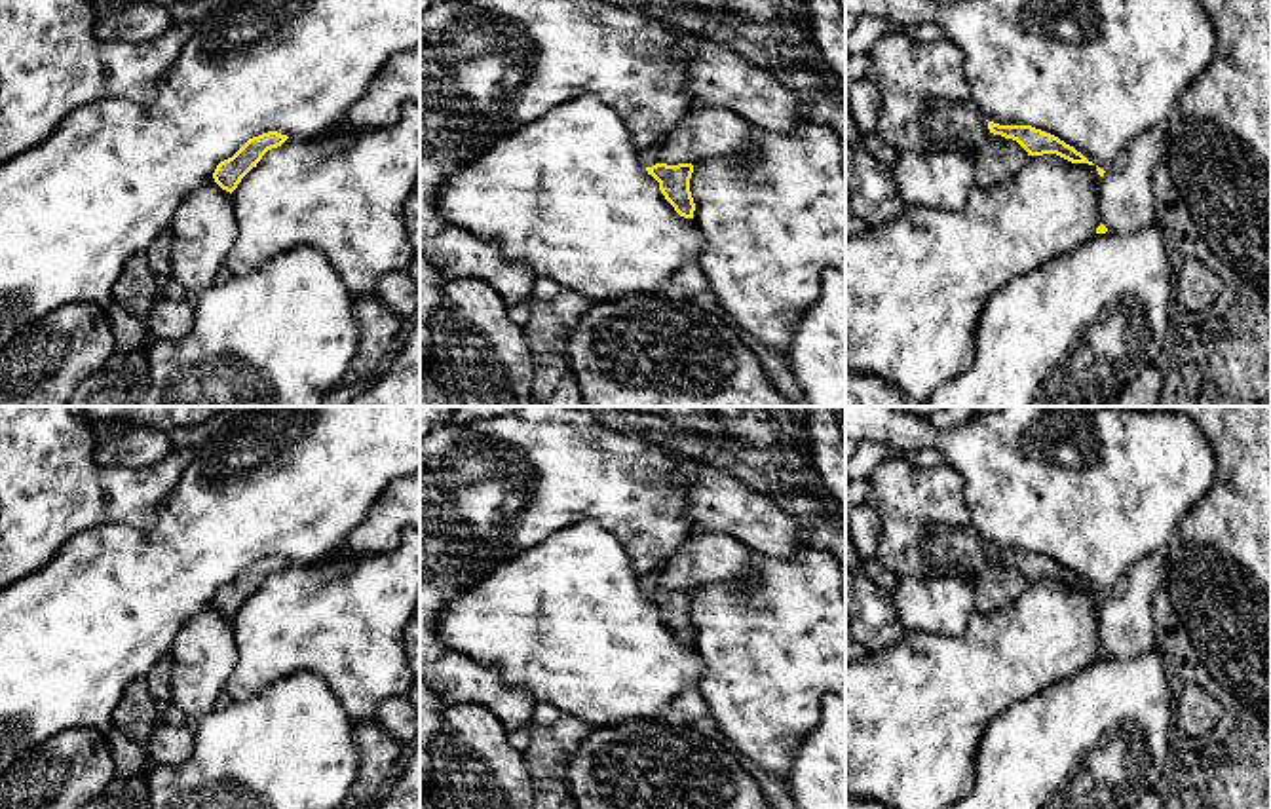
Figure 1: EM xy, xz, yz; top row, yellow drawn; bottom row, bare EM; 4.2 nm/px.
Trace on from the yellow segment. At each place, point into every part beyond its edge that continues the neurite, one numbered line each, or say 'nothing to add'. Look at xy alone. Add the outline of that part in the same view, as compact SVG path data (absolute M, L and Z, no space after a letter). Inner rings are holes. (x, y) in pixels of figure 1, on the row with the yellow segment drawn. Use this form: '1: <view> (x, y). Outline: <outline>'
nothing to add

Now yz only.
1: yz (962, 120). Outline: M956 101L933 106L925 114L925 131L937 141L963 141L978 148L994 133L986 118L971 101Z

